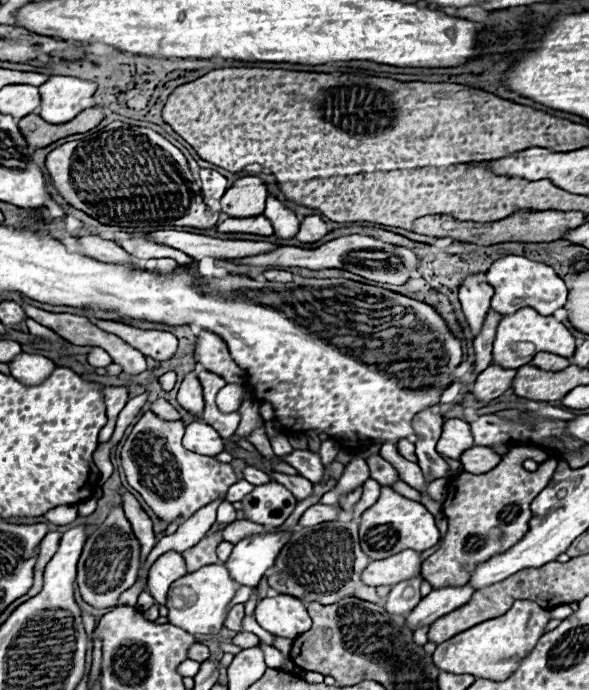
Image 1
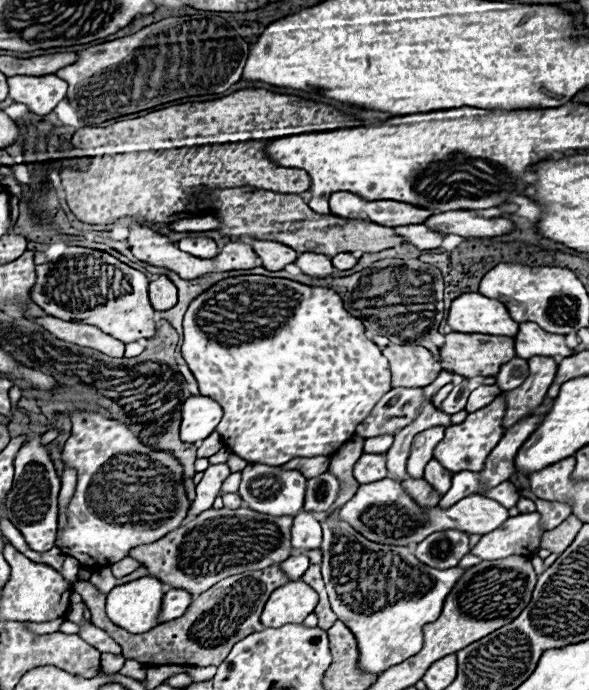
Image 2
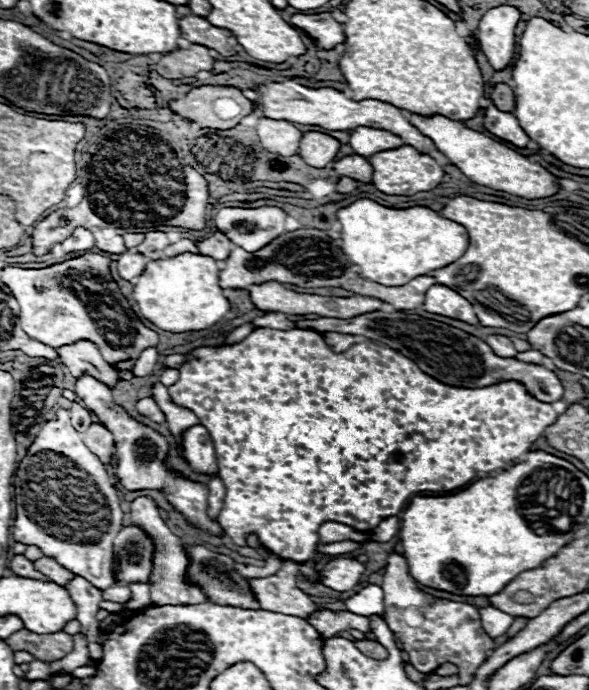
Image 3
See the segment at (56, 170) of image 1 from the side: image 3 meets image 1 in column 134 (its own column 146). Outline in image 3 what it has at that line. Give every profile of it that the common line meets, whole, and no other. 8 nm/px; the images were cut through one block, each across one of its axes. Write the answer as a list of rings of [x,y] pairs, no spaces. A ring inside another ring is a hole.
[[[112,122],[76,152],[76,166],[76,176],[78,182],[84,182],[86,198],[74,210],[56,210],[34,226],[32,252],[36,256],[48,254],[56,242],[64,242],[78,226],[102,228],[114,224],[116,228],[206,228],[208,182],[174,154],[160,130]]]

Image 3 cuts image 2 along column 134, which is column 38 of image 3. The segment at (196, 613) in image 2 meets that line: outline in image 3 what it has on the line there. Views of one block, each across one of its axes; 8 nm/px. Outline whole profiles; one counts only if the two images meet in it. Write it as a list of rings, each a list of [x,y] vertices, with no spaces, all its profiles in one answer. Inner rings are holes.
[[[30,630],[14,632],[14,636],[6,638],[6,644],[18,652],[26,650],[36,660],[42,662],[54,662],[64,658],[72,650],[72,636],[66,632],[54,632],[54,634],[34,634]]]

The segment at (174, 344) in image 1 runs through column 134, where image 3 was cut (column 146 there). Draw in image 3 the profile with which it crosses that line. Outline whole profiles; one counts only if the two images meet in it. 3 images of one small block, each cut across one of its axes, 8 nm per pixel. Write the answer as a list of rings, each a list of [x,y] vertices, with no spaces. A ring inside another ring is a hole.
[[[84,254],[40,270],[4,268],[2,282],[18,300],[20,324],[28,336],[52,348],[90,340],[98,346],[110,366],[132,370],[134,360],[146,348],[158,346],[160,338],[138,320],[118,284],[112,280],[108,264],[110,260],[100,254]]]

